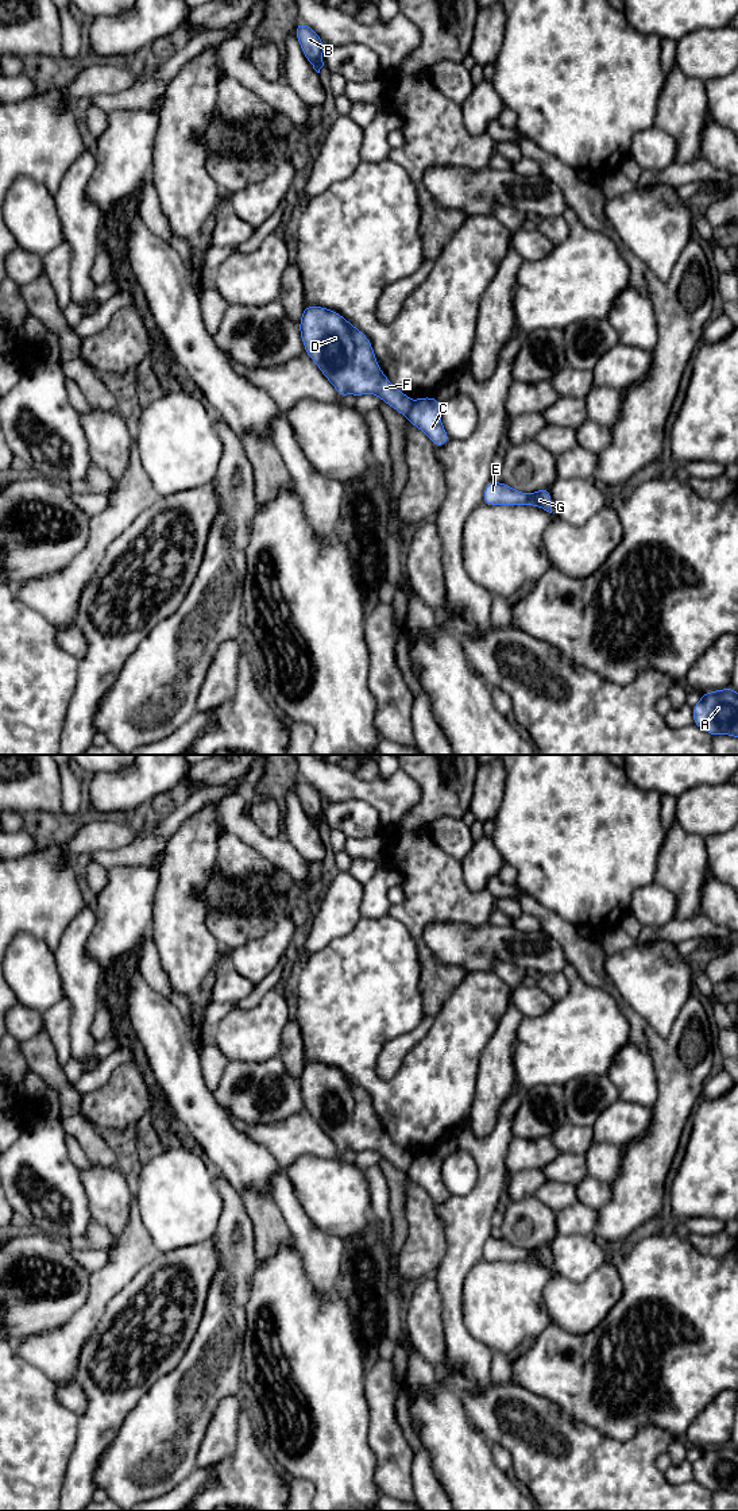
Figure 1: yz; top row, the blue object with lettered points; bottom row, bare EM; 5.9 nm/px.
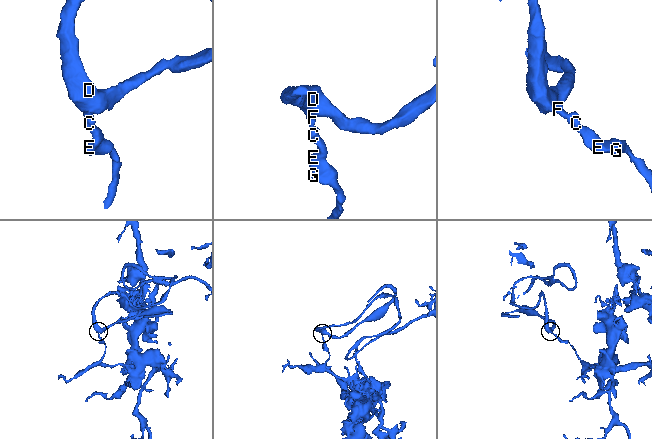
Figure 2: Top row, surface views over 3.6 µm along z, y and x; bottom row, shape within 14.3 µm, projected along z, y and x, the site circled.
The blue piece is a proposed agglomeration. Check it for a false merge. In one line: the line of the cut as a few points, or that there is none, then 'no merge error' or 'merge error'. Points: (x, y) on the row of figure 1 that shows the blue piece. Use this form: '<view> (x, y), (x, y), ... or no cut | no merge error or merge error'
yz (413, 403), (406, 415) | merge error

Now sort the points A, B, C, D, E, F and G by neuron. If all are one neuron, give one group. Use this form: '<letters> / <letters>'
A C E G / B D F

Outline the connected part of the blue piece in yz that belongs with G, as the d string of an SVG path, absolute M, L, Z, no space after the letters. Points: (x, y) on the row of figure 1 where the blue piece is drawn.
M490 479L483 493L483 504L490 506L532 505L552 513L550 487L542 487L538 492L528 494L510 487L505 482Z

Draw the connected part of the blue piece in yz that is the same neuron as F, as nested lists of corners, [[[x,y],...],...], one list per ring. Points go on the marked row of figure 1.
[[[305,305],[300,320],[305,352],[336,388],[337,397],[376,394],[407,416],[413,401],[395,389],[380,370],[370,339],[340,313]]]

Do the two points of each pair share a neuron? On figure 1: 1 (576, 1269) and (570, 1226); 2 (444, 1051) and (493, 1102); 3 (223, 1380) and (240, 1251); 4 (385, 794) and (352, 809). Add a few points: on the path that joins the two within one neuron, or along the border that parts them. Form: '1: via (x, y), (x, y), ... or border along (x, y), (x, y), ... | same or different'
1: border along (592, 1233), (557, 1234), (549, 1242) | different
2: border along (482, 1053), (478, 1062), (476, 1094), (468, 1116) | different
3: via (223, 1348), (224, 1310), (235, 1298), (235, 1283) | same
4: border along (335, 802), (364, 800), (375, 810), (383, 829) | different

